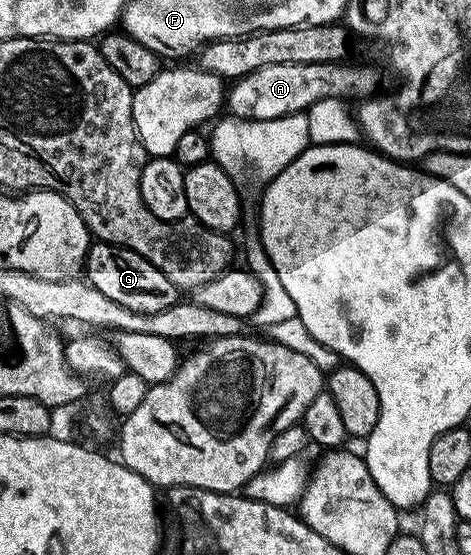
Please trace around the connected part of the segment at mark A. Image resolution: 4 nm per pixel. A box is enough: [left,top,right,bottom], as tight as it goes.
[228,61,378,121]

